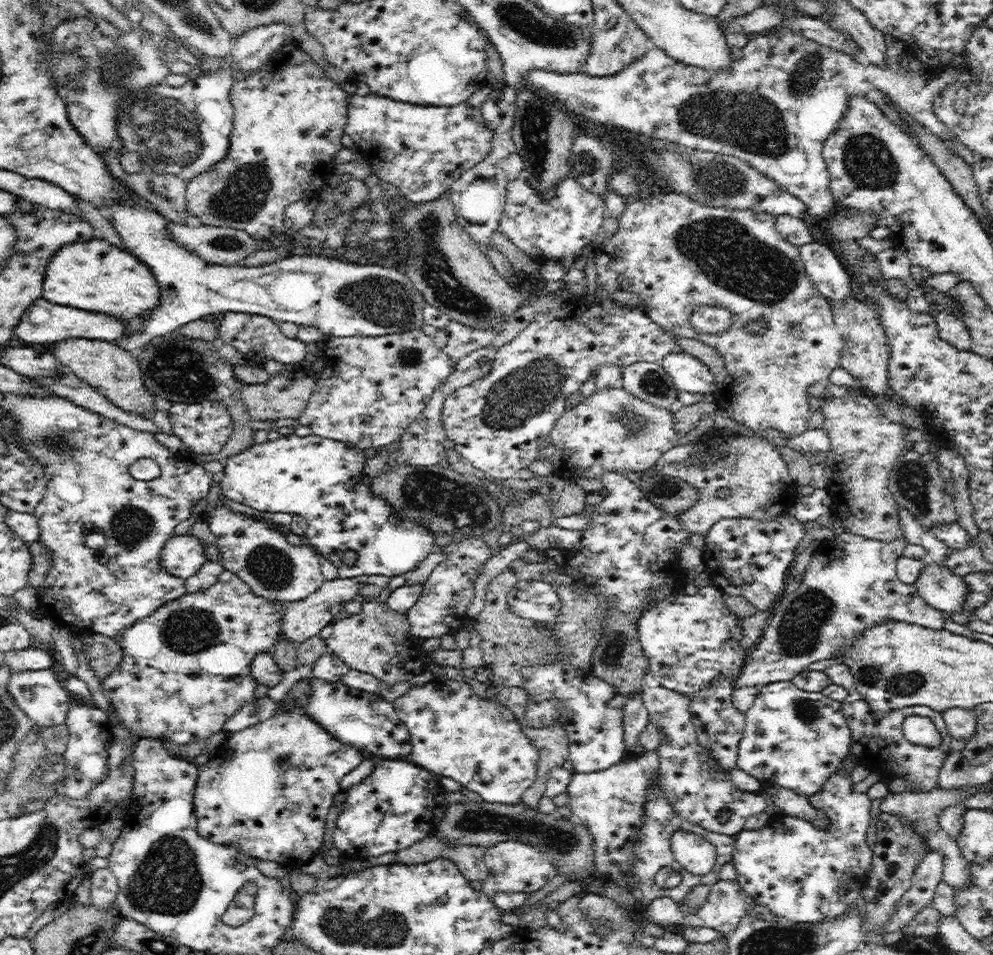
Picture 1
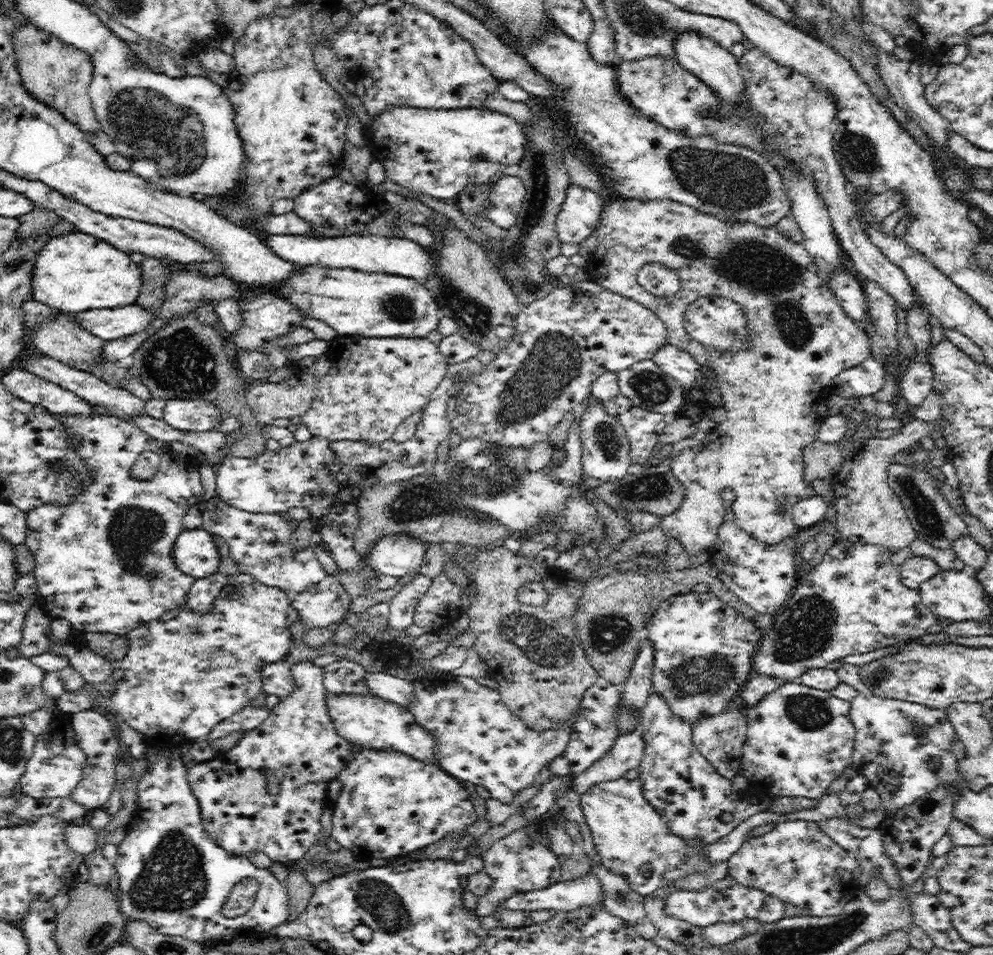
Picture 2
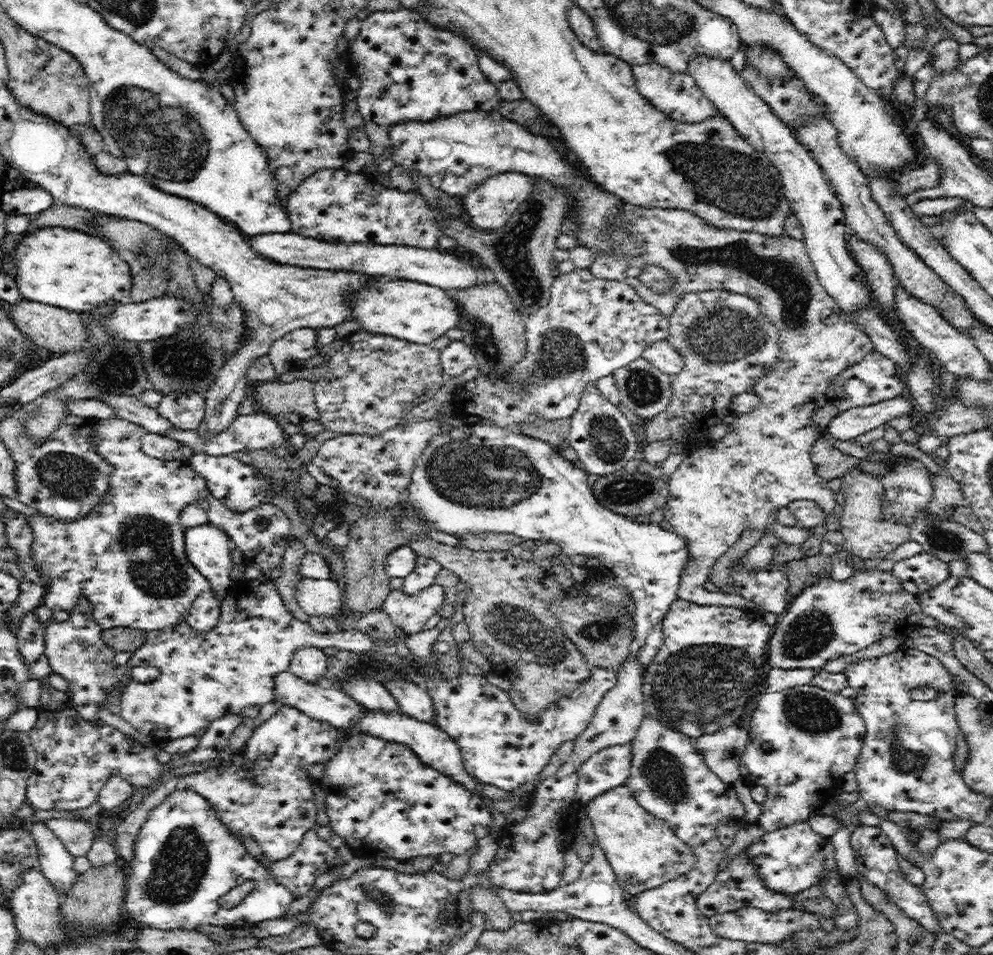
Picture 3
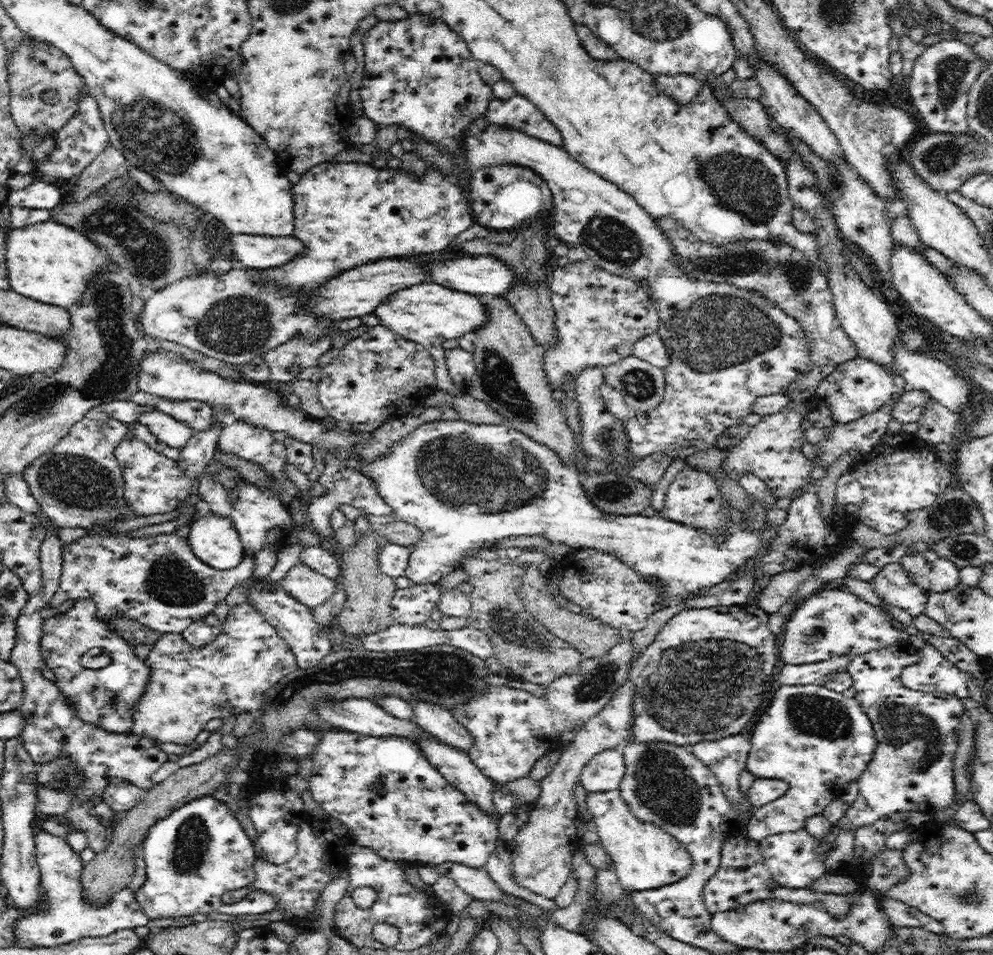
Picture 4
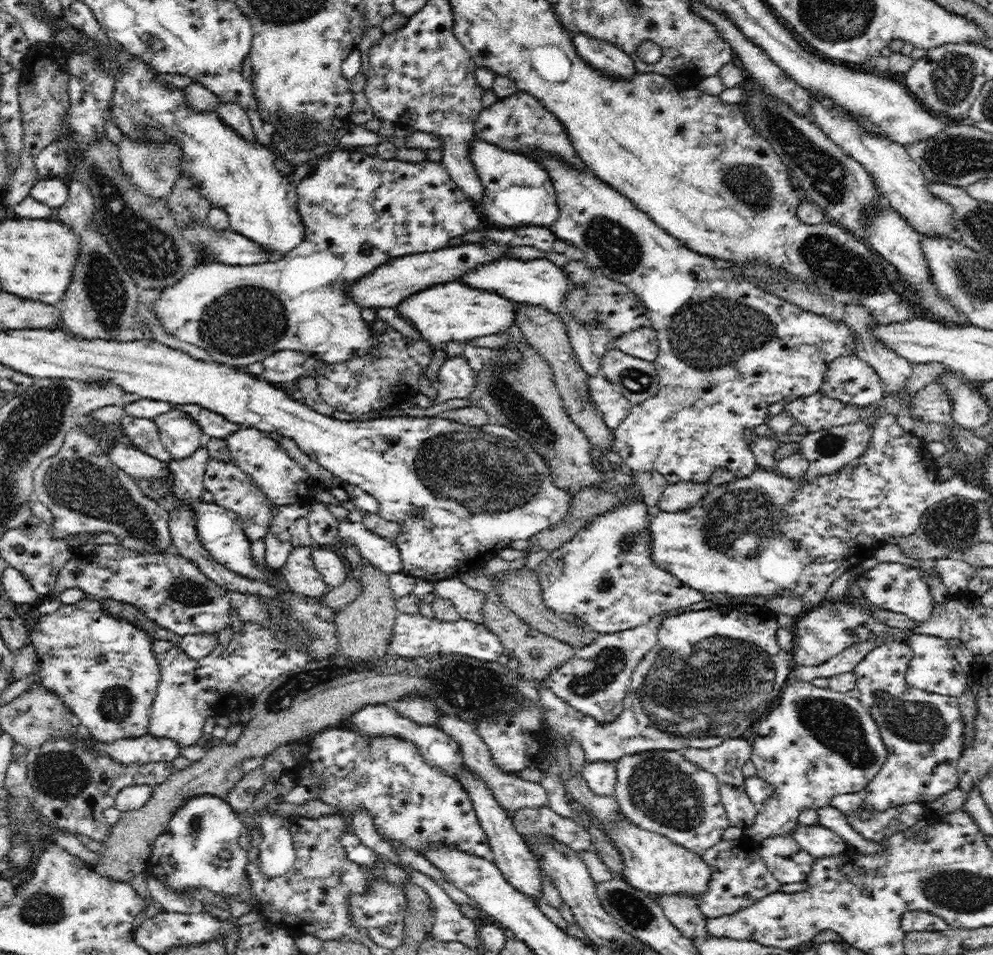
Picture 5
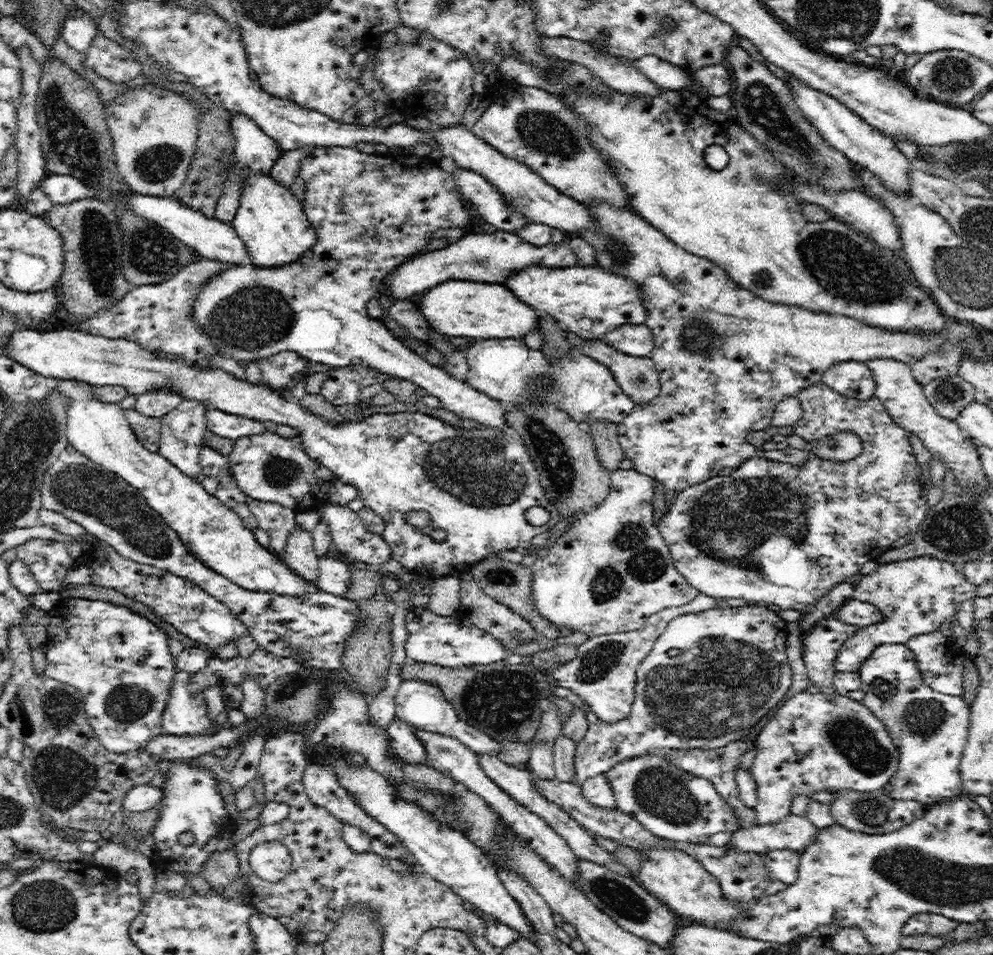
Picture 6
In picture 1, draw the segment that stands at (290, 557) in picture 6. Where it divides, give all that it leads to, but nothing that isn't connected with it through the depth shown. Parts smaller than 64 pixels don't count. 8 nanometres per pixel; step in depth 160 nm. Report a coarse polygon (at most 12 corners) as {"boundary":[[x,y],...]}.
{"boundary":[[382,574],[325,580],[304,600],[284,604],[279,642],[300,645],[332,624],[364,583]]}

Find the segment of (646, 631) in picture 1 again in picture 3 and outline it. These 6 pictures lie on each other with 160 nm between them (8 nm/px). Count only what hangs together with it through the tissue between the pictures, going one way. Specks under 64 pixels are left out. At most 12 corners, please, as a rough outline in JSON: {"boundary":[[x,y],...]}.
{"boundary":[[677,598],[643,683],[694,744],[739,722],[772,628]]}

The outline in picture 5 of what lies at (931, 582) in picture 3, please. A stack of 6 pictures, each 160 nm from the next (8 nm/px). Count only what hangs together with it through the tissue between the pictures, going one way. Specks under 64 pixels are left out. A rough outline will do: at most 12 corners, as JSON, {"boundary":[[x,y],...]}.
{"boundary":[[955,556],[931,567],[950,594],[966,591],[974,569]]}

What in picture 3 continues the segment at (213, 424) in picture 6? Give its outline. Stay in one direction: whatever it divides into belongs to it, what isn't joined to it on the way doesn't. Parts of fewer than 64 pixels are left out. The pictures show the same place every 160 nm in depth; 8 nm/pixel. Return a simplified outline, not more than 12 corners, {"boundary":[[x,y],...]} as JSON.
{"boundary":[[172,392],[157,407],[180,430],[197,430],[204,394]]}

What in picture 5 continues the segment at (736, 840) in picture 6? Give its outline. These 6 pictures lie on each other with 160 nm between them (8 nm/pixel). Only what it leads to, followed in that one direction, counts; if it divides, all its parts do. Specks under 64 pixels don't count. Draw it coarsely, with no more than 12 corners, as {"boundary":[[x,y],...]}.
{"boundary":[[798,824],[790,836],[816,859],[848,846],[825,826]]}

